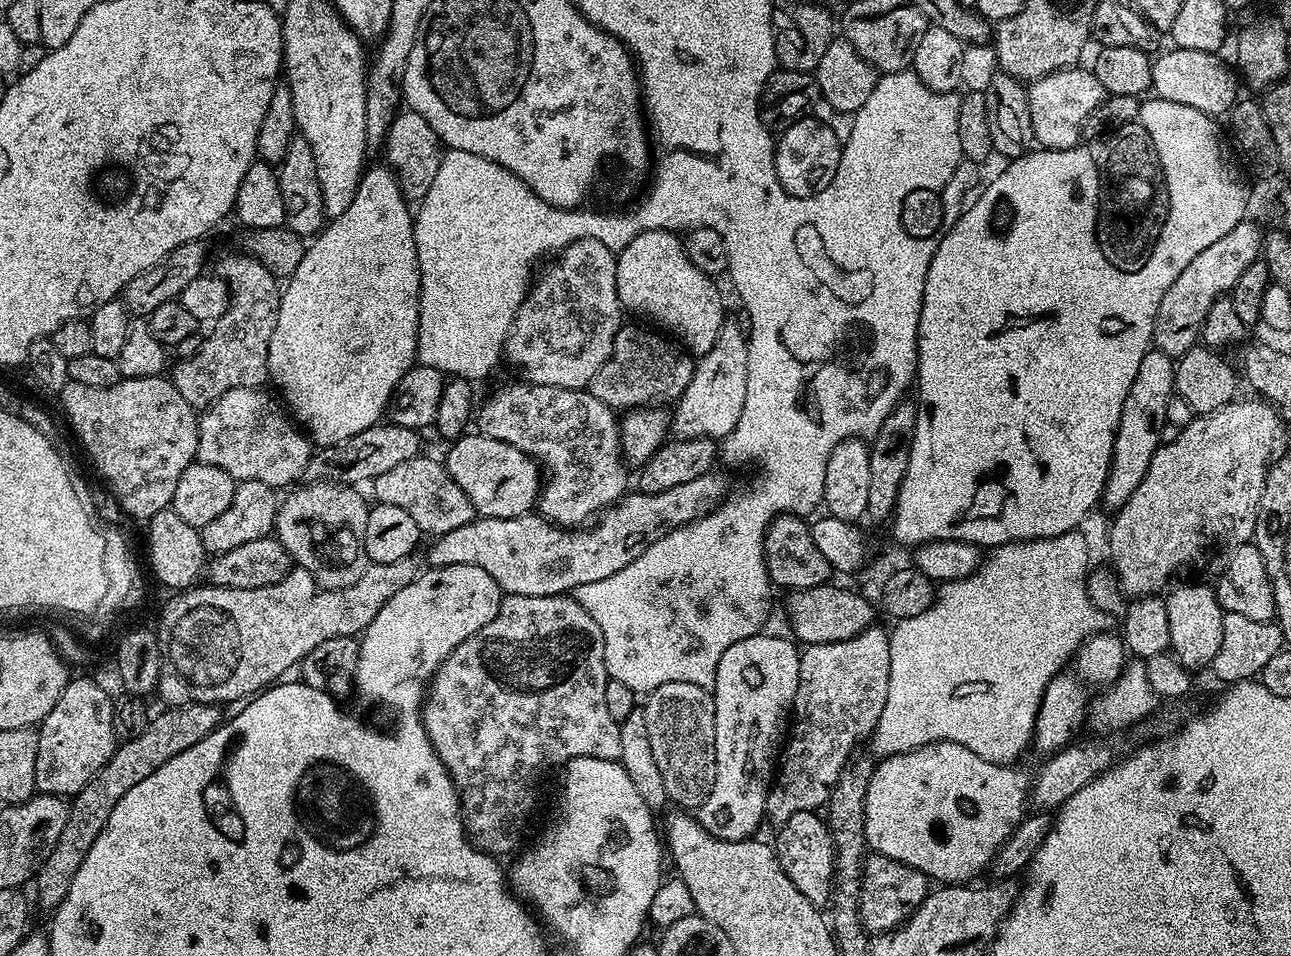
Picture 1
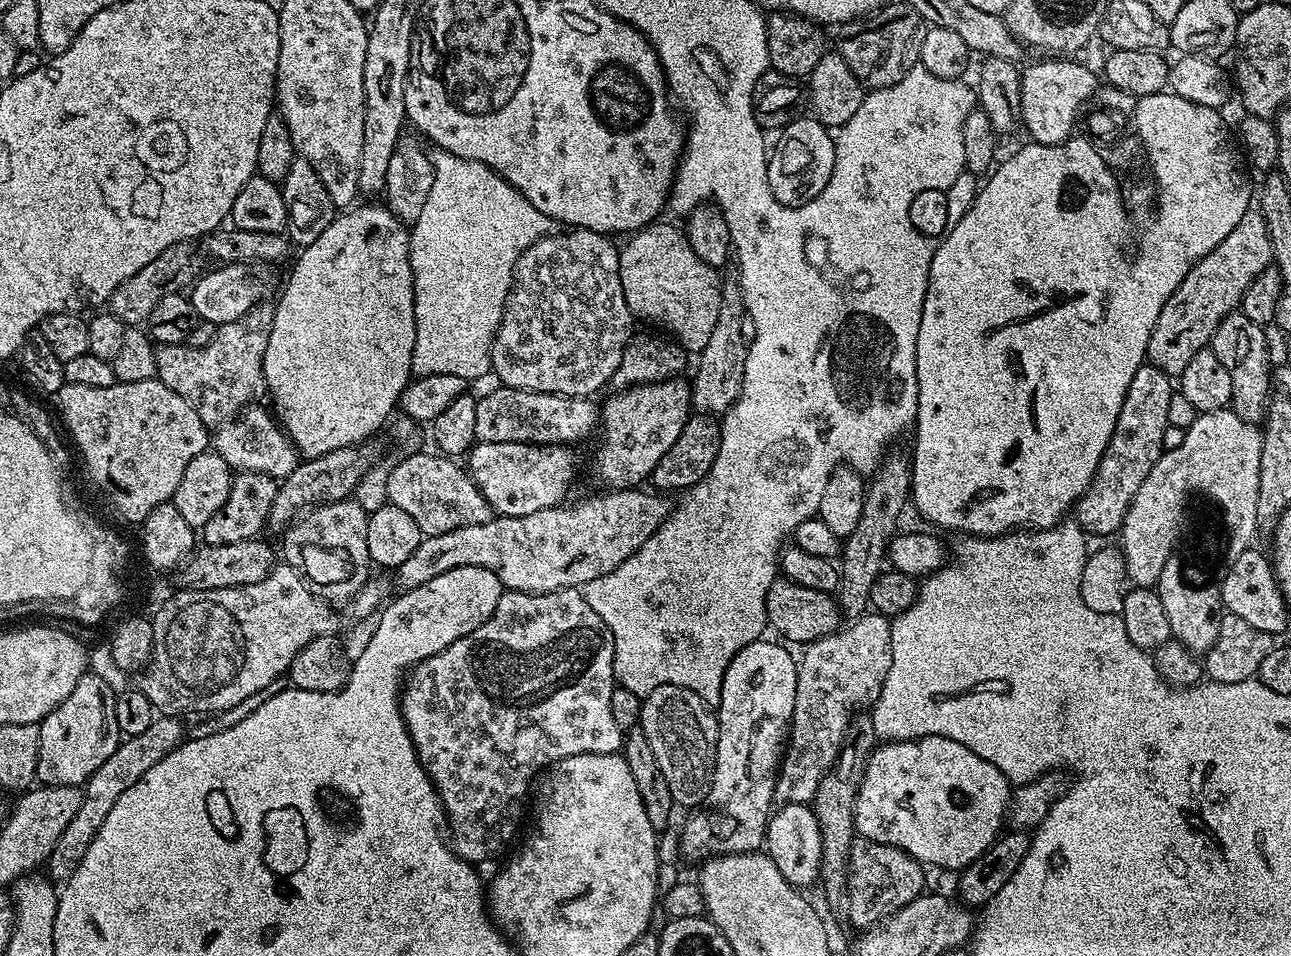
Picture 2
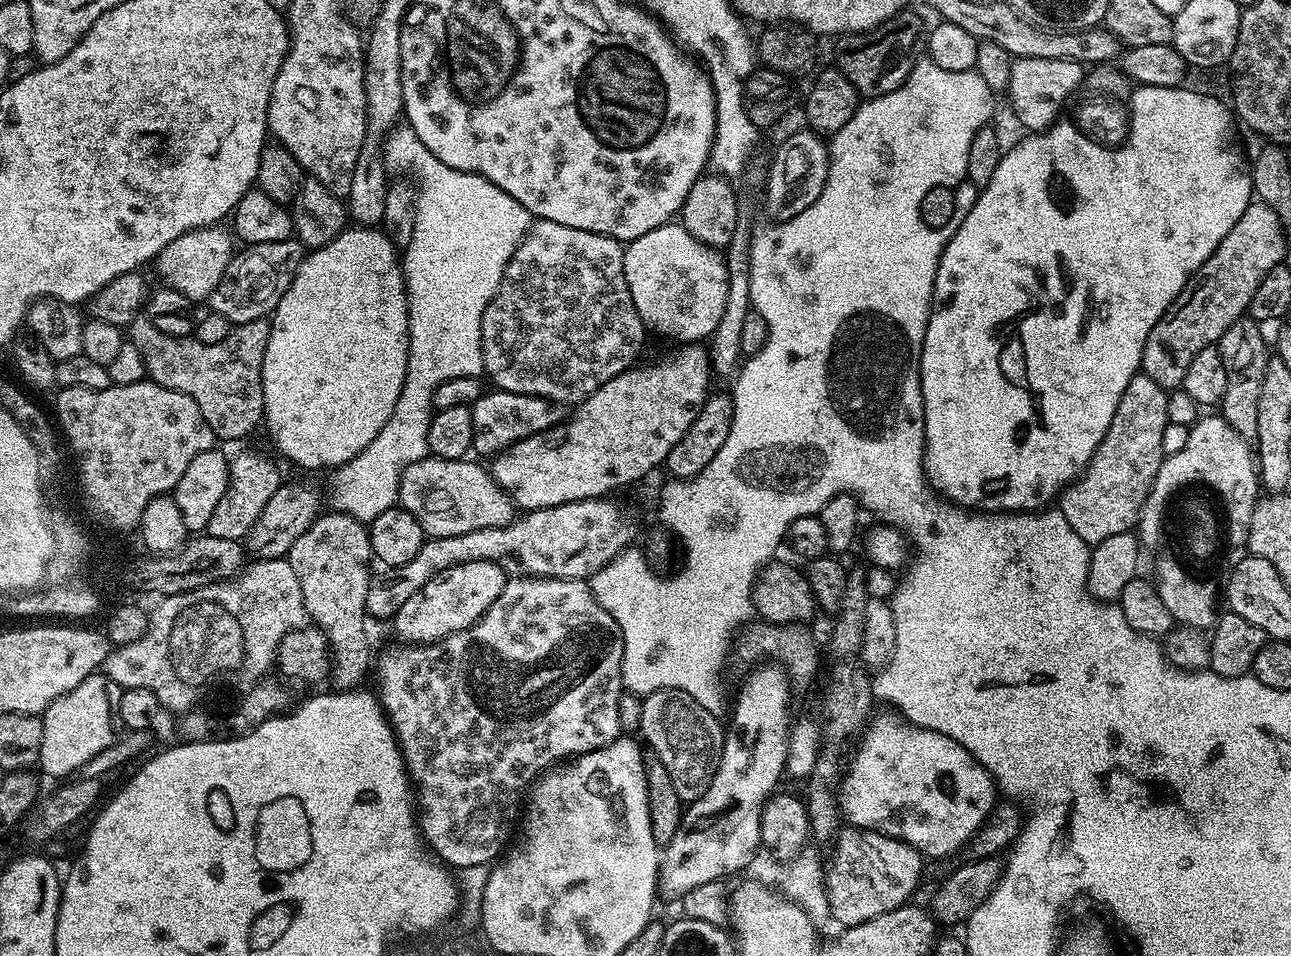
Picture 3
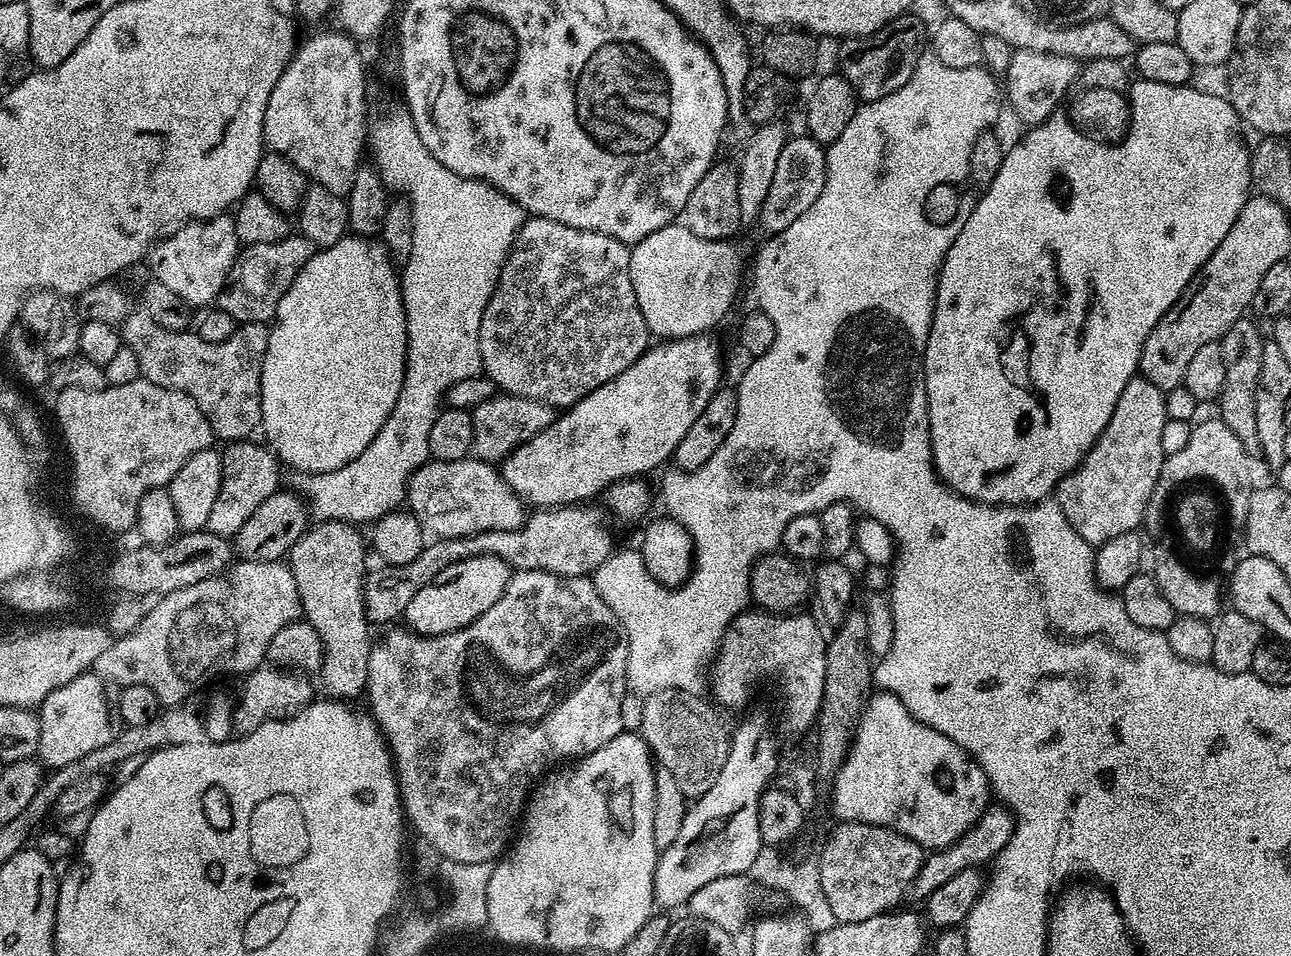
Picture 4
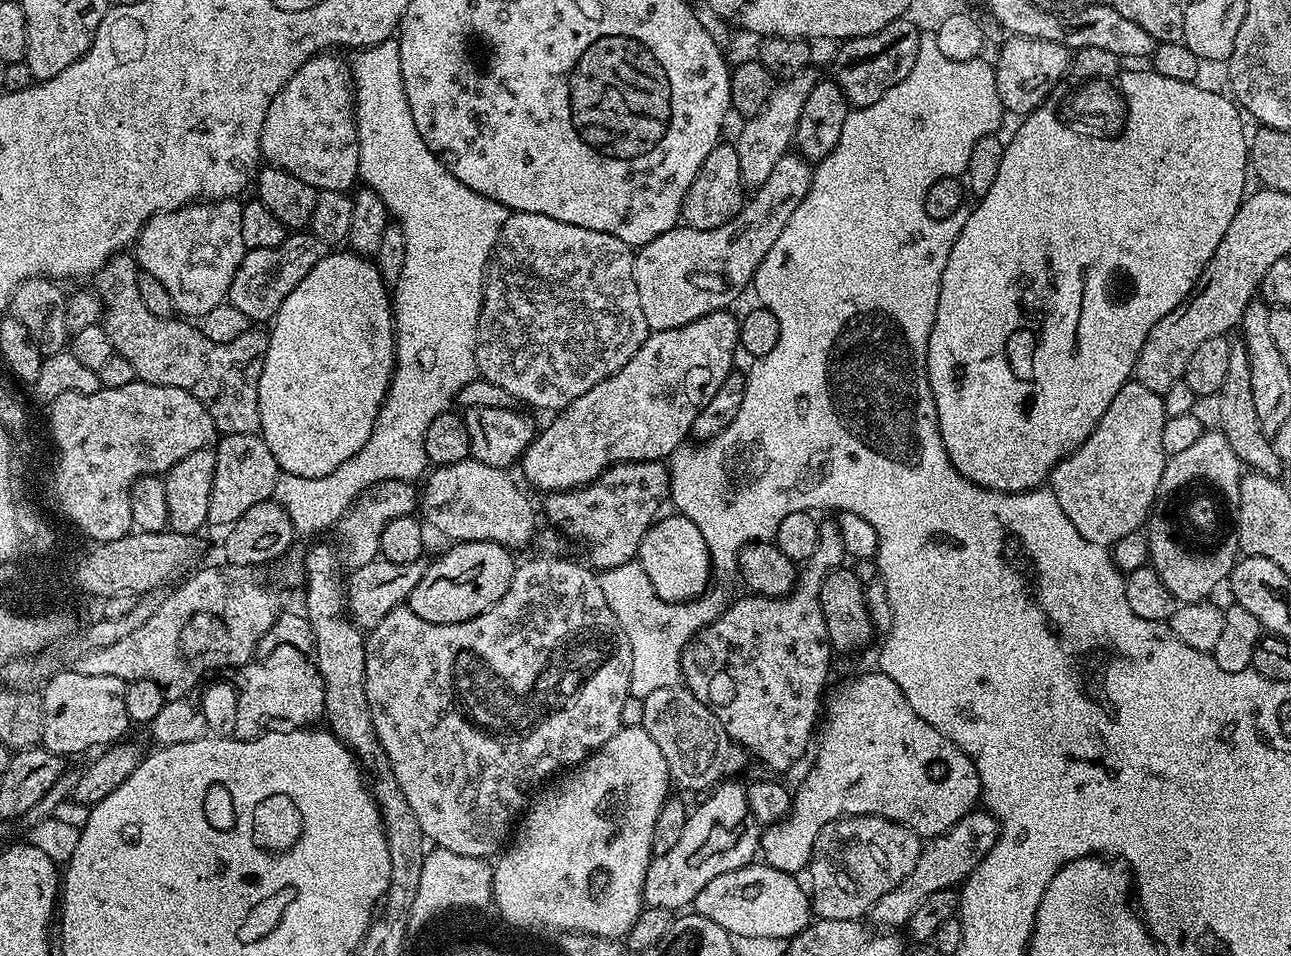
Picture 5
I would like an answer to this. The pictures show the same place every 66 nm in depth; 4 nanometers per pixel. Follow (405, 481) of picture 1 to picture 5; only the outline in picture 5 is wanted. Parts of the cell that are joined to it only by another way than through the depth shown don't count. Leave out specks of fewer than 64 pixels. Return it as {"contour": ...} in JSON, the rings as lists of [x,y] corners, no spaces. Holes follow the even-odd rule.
{"contour":[[[471,458],[448,467],[433,467],[427,473],[423,481],[424,488],[422,484],[422,491],[418,496],[418,508],[421,513],[424,511],[423,519],[427,527],[437,528],[442,535],[449,536],[449,541],[452,542],[494,541],[510,550],[528,545],[536,528],[534,510],[510,475],[512,474],[507,469],[486,466],[485,463]]]}

